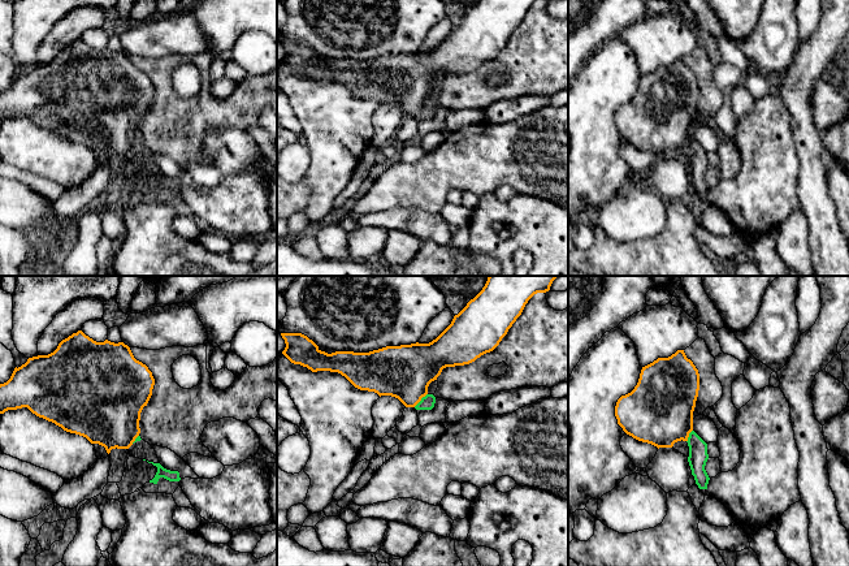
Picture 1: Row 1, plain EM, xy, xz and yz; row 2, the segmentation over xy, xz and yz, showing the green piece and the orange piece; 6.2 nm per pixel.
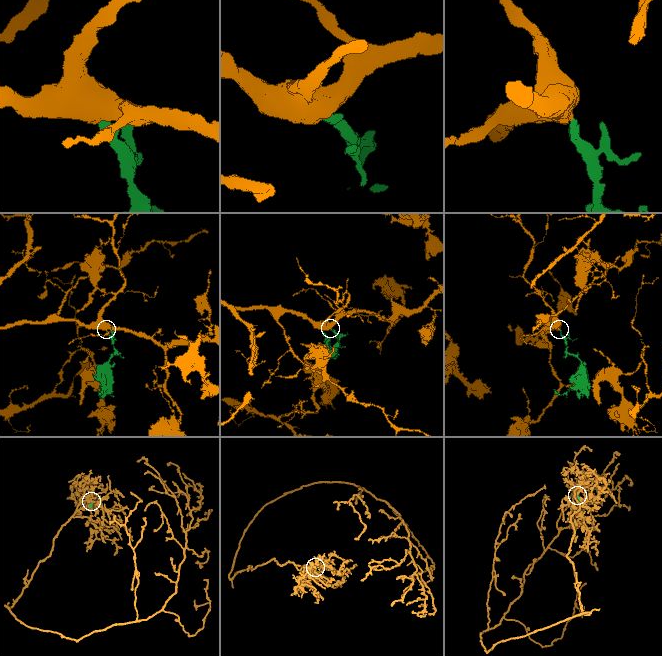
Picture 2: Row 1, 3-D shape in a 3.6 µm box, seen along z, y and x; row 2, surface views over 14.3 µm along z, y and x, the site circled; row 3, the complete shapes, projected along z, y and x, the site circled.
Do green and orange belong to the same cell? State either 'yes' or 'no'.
yes

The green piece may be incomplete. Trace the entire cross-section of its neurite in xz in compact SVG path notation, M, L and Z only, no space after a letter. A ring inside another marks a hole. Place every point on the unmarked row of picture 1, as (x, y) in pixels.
M480 0L429 52L328 62L302 42L281 42L286 52L282 62L312 81L338 81L360 99L432 118L436 105L428 101L429 92L443 77L469 73L493 60L537 1L546 0Z

